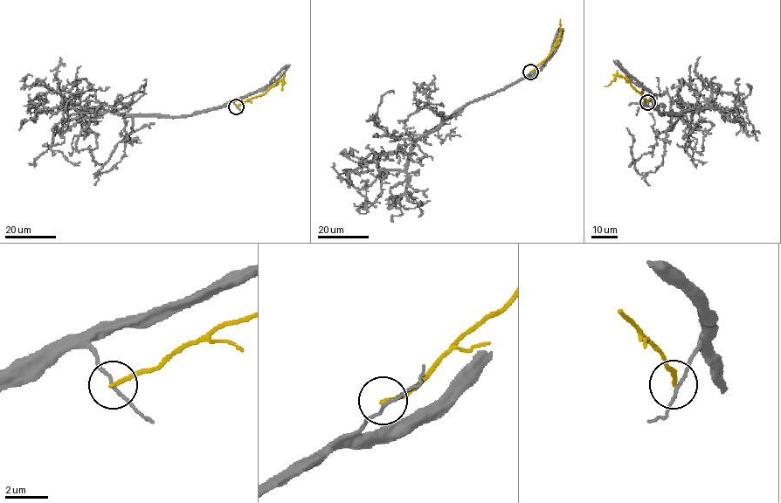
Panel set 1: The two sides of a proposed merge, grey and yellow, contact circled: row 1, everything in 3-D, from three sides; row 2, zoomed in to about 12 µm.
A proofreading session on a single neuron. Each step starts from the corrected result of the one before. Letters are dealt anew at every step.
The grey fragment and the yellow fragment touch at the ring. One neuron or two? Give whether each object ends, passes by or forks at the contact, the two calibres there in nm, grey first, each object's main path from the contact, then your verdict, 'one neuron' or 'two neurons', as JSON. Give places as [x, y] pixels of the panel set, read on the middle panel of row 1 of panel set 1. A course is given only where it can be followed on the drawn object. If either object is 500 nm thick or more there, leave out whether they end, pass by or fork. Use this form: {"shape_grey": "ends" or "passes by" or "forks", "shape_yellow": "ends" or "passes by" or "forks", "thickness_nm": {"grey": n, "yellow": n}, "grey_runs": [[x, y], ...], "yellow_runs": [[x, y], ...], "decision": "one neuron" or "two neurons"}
{"shape_grey": "passes by", "shape_yellow": "ends", "thickness_nm": {"grey": 120, "yellow": 180}, "grey_runs": [[530, 72], [466, 102], [425, 134], [403, 170], [382, 170], [370, 184], [355, 188], [338, 176], [333, 162]], "yellow_runs": [[530, 72], [555, 46], [561, 29], [561, 19]], "decision": "two neurons"}

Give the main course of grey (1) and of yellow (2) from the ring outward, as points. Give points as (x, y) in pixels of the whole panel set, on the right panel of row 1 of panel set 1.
1: (647, 102), (651, 98), (661, 113), (710, 108), (706, 100), (719, 85), (704, 86), (699, 78), (687, 79)
2: (647, 102), (622, 77), (616, 75), (605, 86)

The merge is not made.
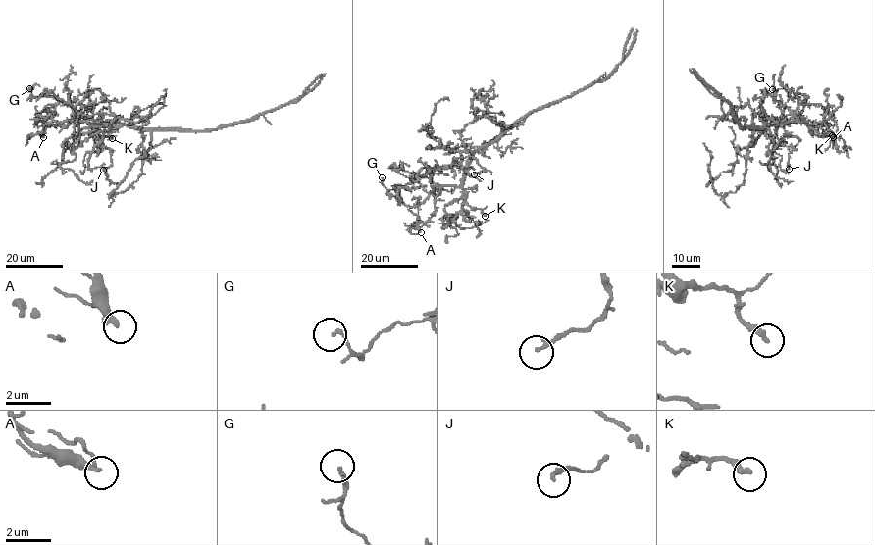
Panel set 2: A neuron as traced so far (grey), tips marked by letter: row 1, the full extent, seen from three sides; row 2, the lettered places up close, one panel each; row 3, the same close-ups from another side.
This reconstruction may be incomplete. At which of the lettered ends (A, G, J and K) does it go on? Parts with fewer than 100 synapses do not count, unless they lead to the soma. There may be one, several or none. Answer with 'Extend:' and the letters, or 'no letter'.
Extend: no letter

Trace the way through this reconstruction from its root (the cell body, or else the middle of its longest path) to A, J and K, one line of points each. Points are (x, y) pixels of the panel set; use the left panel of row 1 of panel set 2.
A: (161, 129), (115, 126), (78, 116), (66, 127), (58, 124), (46, 126), (41, 134), (43, 137)
J: (161, 129), (120, 125), (107, 130), (98, 144), (110, 150), (112, 163), (103, 170)
K: (161, 129), (99, 124), (97, 127), (100, 137), (112, 138)

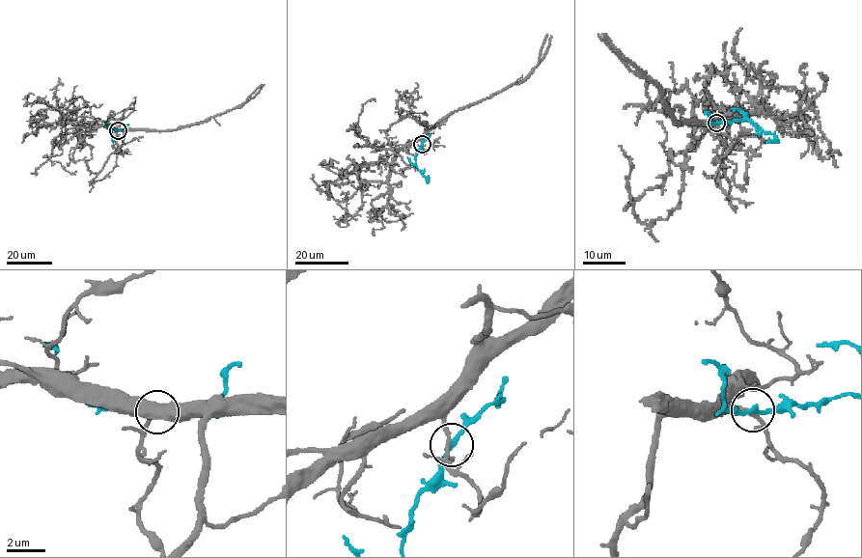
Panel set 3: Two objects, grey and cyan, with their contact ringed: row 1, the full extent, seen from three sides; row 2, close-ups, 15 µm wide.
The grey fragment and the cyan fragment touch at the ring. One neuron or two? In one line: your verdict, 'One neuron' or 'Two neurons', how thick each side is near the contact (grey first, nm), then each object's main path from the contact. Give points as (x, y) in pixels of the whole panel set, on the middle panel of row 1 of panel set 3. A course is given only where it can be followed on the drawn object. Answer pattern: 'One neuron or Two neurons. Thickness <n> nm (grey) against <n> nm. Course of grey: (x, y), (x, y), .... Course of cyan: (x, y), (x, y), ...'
One neuron. Thickness 200 nm (grey) against 240 nm. Course of grey: (422, 144), (421, 139), (450, 114), (521, 83), (538, 65), (547, 33). Course of cyan: (422, 144), (415, 156), (416, 167), (428, 181), (429, 176)

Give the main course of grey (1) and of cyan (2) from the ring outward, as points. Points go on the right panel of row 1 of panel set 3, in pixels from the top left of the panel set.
1: (715, 124), (676, 120), (662, 92), (650, 80), (630, 70), (597, 36)
2: (715, 124), (750, 120), (764, 132), (775, 136), (775, 142), (768, 138)

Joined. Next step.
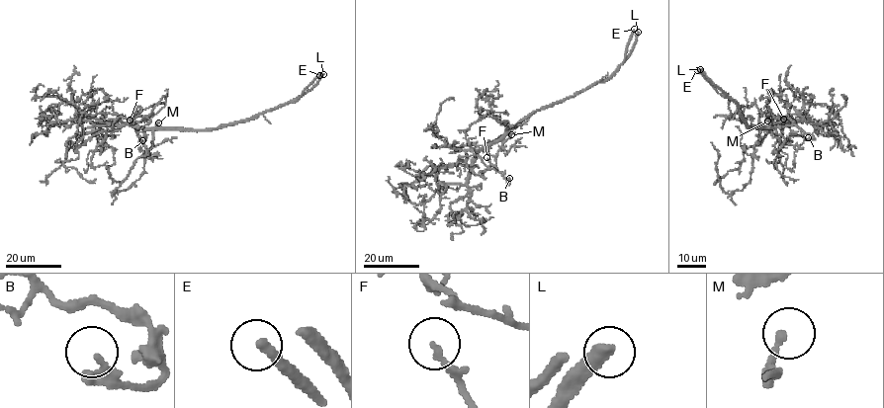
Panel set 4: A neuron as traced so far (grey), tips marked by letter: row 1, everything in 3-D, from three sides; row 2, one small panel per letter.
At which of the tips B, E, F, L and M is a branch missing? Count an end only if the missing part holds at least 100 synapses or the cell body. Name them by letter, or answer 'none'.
E, L

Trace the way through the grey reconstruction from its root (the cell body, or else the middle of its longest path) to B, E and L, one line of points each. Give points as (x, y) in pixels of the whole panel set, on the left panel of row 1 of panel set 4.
B: (162, 128), (134, 127), (139, 143), (142, 140)
E: (162, 128), (214, 129), (245, 122), (293, 103), (319, 75)
L: (162, 128), (214, 129), (245, 122), (295, 100), (315, 85), (323, 74)

